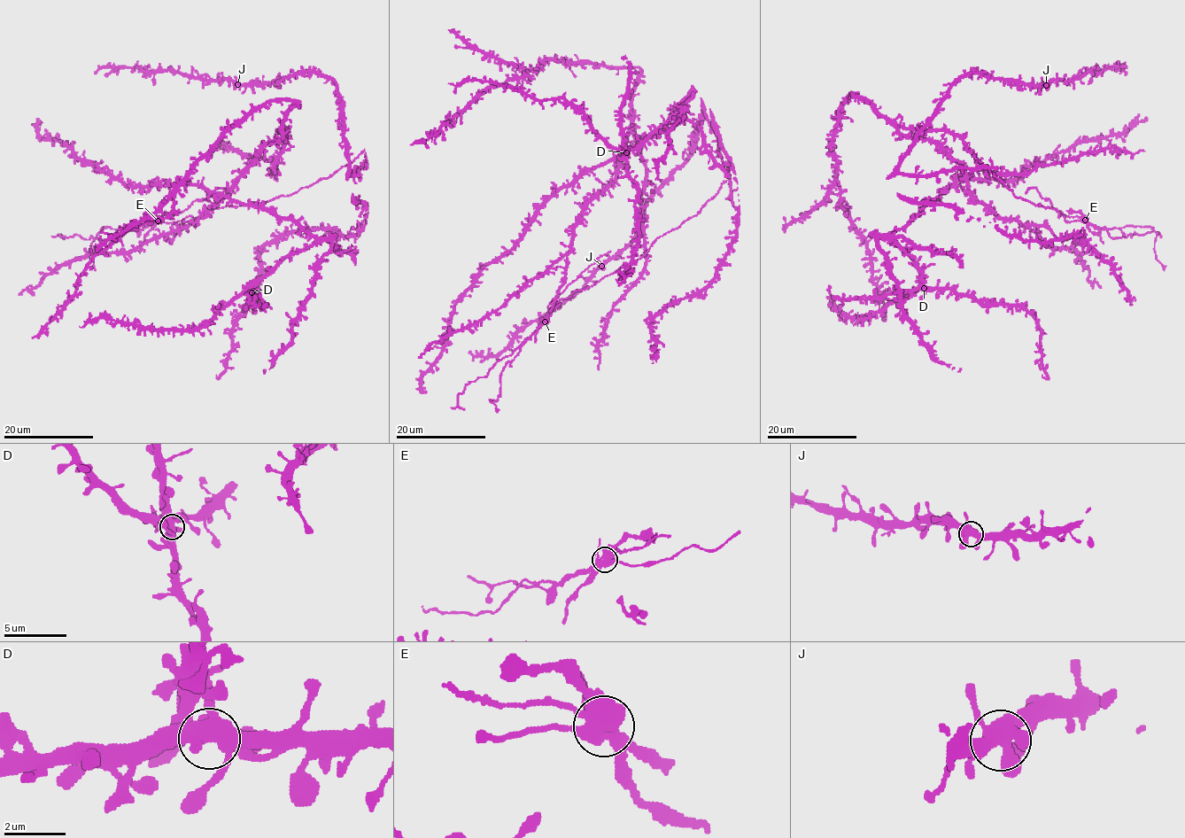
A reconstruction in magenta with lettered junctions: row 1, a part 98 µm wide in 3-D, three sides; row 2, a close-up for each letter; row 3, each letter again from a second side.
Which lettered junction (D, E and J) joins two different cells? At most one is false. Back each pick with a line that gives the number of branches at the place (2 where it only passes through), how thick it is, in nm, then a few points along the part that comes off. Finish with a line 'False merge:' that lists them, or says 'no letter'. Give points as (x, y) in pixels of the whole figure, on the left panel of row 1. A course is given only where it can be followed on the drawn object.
E: Branches: 5. Thickness 550 nm. Course of the part to remove: (158, 221), (143, 236), (143, 244)
False merge: E

